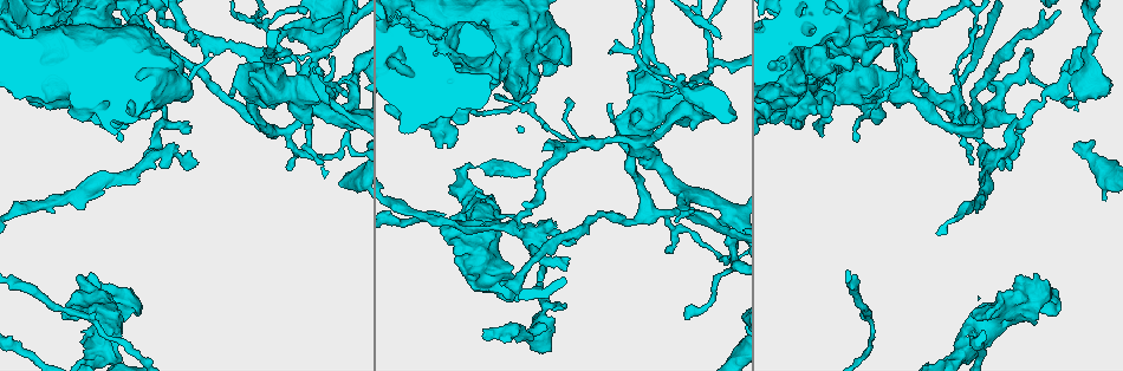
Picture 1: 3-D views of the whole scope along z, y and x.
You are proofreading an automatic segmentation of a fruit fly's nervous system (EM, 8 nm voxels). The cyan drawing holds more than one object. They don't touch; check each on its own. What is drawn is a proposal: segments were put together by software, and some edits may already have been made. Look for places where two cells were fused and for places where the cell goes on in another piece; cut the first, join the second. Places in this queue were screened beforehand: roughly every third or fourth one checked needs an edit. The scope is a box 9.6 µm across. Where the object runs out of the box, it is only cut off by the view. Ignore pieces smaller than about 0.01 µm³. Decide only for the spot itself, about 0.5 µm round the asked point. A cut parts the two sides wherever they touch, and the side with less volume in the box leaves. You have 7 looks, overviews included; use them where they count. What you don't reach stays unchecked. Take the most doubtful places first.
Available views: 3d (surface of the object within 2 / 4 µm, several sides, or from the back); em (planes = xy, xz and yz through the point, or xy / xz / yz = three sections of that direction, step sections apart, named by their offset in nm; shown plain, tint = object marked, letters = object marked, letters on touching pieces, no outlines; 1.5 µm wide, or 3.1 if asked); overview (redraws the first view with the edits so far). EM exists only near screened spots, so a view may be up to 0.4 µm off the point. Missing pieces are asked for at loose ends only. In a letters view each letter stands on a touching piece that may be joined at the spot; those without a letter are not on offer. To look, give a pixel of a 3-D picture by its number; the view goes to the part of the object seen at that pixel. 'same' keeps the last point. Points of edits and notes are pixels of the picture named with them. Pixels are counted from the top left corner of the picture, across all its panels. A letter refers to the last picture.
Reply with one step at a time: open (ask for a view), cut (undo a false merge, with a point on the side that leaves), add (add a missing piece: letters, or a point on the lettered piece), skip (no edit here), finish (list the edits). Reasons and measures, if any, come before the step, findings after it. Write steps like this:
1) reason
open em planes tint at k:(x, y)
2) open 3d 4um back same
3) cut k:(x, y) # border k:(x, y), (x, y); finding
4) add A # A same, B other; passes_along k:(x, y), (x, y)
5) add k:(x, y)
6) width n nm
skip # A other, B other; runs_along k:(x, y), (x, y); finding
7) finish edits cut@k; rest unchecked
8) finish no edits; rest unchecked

thick turns thin
open em xy step 4 letters at 1:(25, 33)

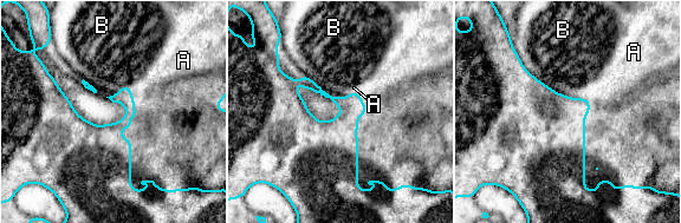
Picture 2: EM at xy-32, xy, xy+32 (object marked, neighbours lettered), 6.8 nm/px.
width 180 nm; longest_contact B 500 nm
skip # A other, B other; all the same cell

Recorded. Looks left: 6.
tapers out
open 3d 4um at 1:(668, 253)

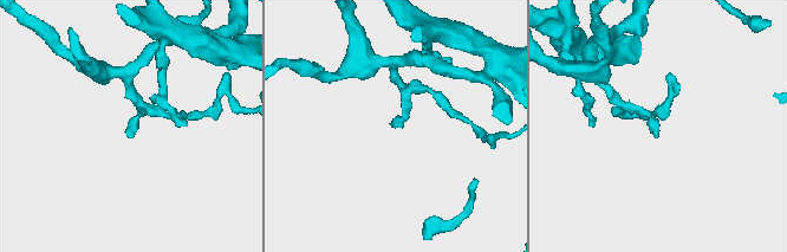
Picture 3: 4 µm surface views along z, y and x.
now the EM
open em planes tint at 3:(656, 137)

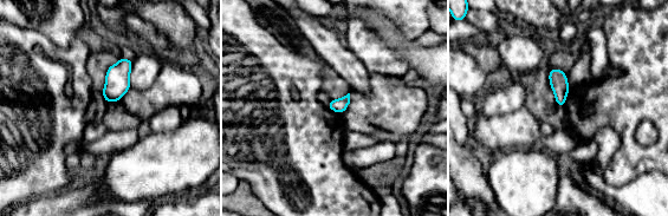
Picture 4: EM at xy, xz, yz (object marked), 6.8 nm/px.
open em planes letters same

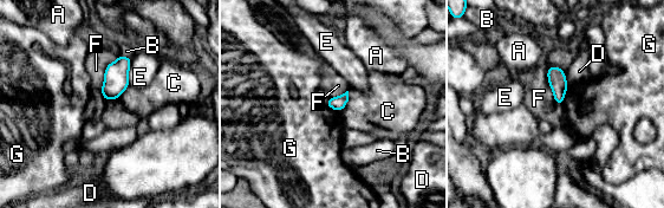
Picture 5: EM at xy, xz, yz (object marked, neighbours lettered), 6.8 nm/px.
width 100 nm
skip # A other, B other, C other, D other, E other, F other, G other; border 5:(568, 85), (565, 98), (559, 106); no lettered piece goes on from it

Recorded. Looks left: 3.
arms part here
open em planes tint at 1:(161, 123)

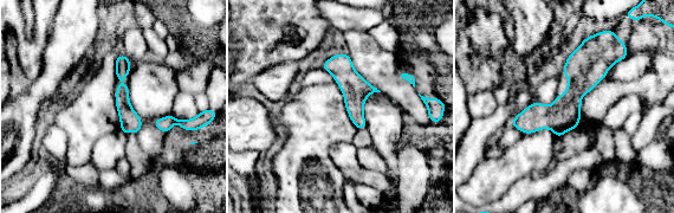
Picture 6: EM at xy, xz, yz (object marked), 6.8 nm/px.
see the neighbours
open em planes letters same

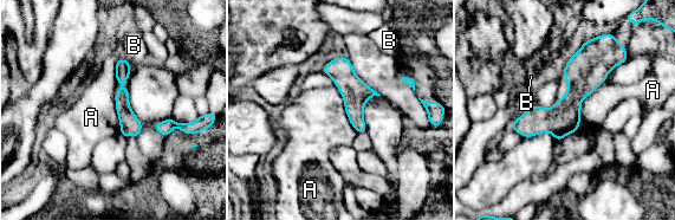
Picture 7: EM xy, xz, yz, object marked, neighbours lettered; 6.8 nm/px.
skip # A other, B other; border 7:(602, 83), (582, 99), (577, 129); one cell here

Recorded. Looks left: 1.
finish no edits; rest unchecked

